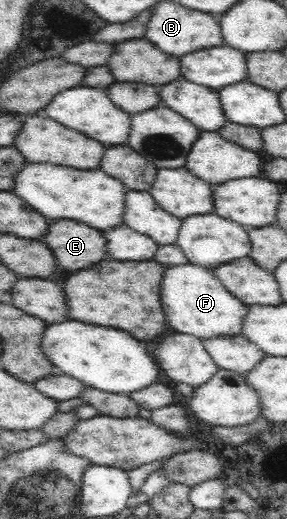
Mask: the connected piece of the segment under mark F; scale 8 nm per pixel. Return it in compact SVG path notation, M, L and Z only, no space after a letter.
M190 263L167 265L160 282L160 304L164 317L179 334L208 340L211 337L242 335L242 320L248 306L234 298L214 276L212 269Z

